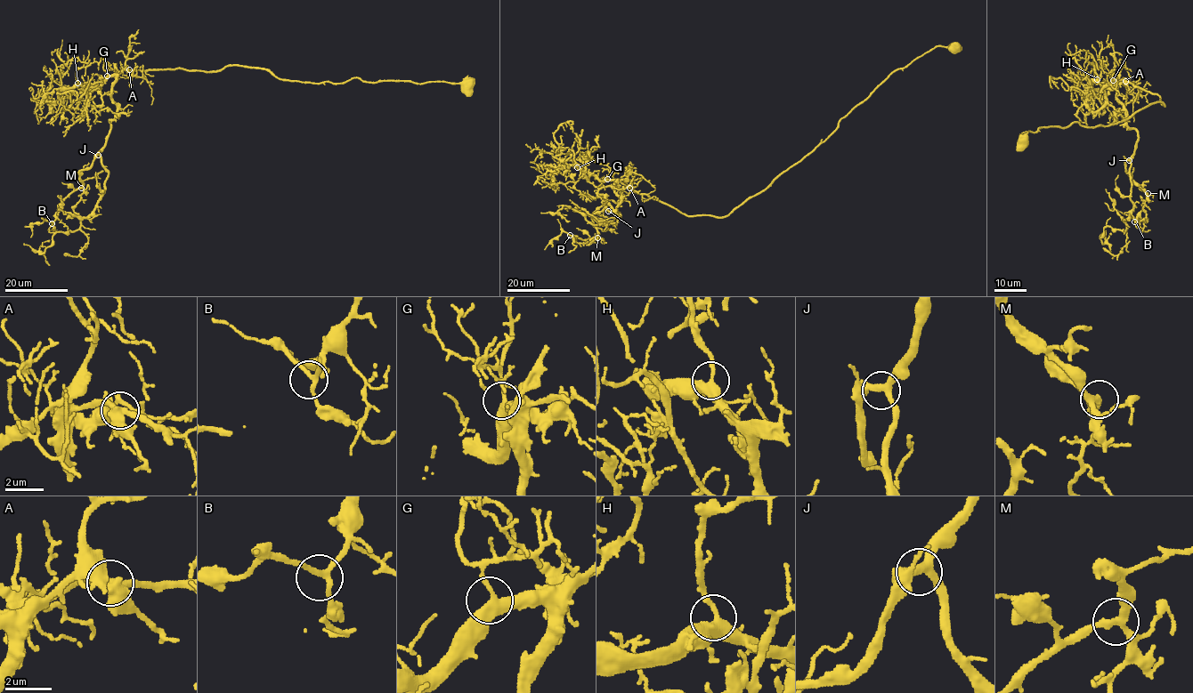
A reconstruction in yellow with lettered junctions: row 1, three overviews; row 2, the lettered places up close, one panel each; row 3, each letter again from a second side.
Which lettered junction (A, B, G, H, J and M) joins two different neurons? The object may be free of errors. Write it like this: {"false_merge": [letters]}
{"false_merge": []}

